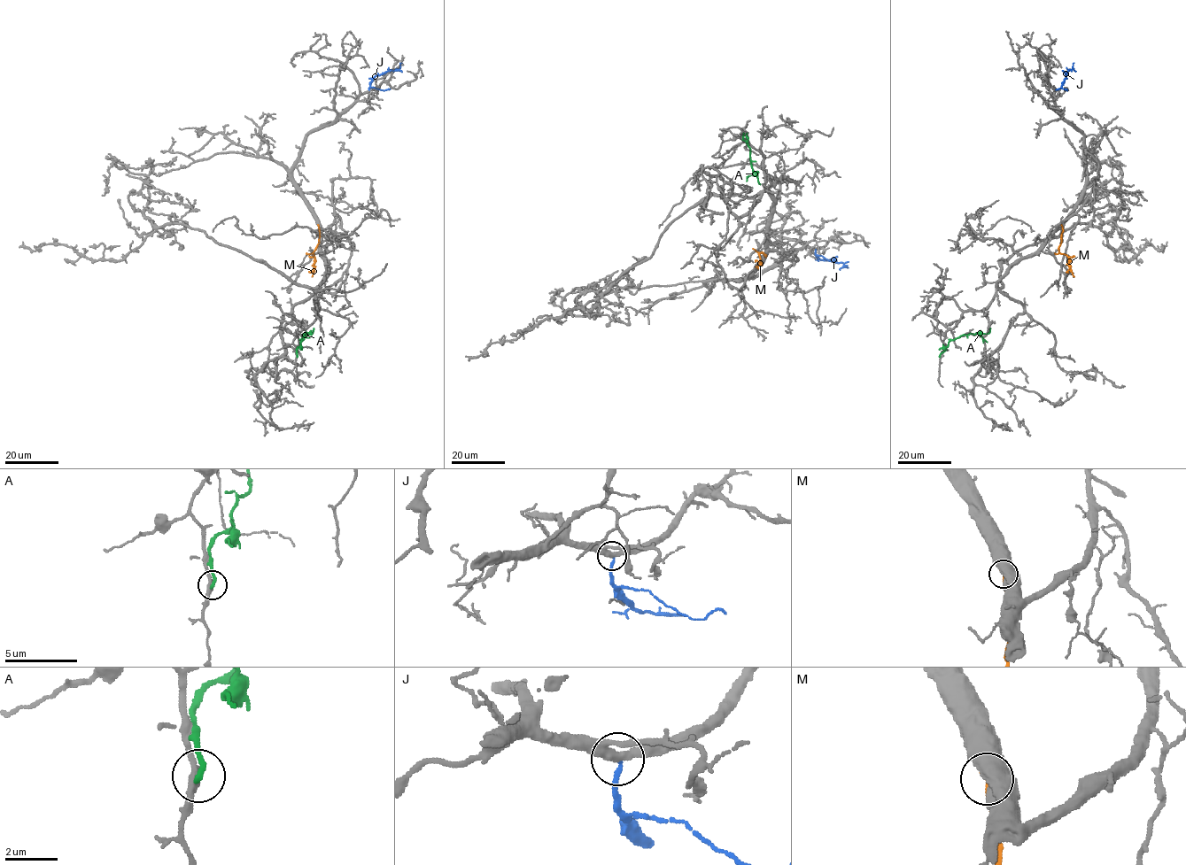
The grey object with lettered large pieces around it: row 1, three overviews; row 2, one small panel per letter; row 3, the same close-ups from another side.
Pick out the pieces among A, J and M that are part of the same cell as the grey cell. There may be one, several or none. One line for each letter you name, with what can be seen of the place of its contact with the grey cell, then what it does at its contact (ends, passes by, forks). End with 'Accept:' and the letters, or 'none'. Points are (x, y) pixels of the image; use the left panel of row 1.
Accept: none

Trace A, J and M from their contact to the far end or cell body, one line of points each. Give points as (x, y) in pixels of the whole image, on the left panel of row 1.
A: (297, 357), (296, 349), (304, 335), (311, 334), (313, 328)
J: (369, 89), (375, 75), (396, 70), (402, 63)
M: (318, 226), (319, 243), (313, 253), (314, 271), (312, 276)

